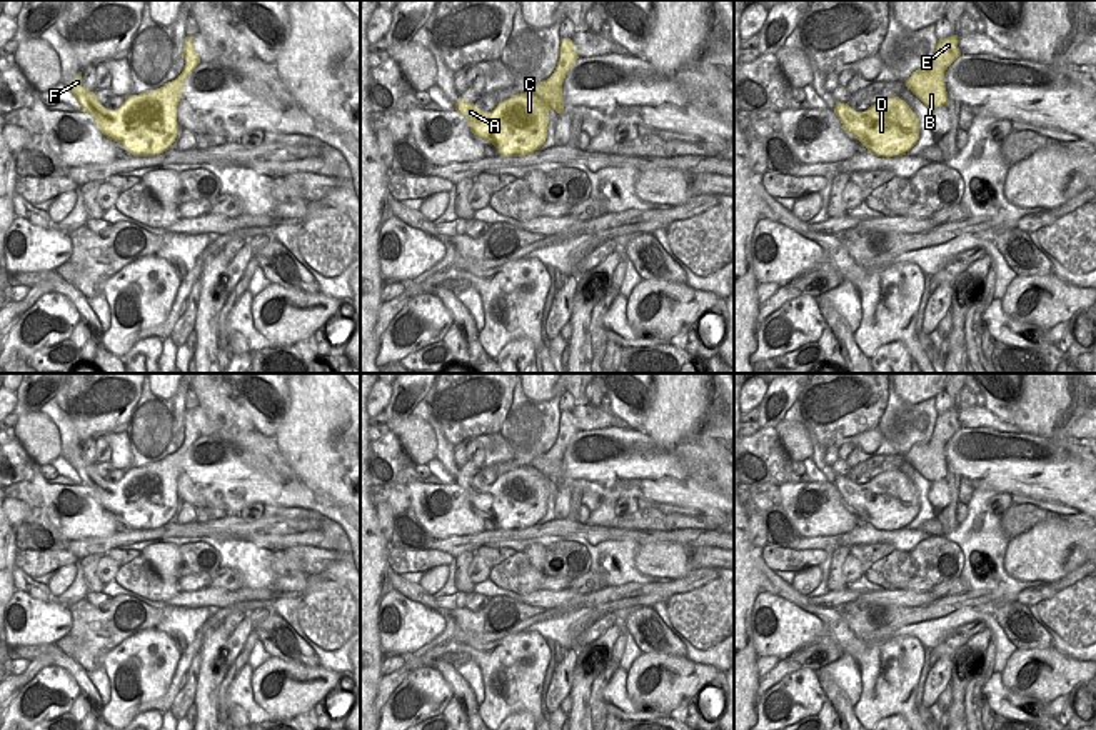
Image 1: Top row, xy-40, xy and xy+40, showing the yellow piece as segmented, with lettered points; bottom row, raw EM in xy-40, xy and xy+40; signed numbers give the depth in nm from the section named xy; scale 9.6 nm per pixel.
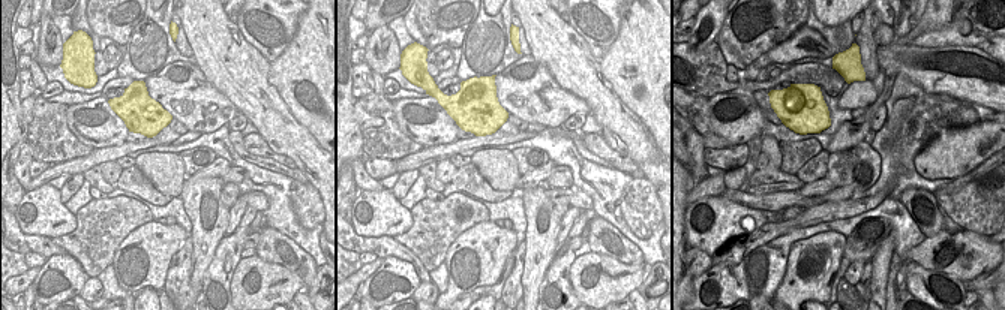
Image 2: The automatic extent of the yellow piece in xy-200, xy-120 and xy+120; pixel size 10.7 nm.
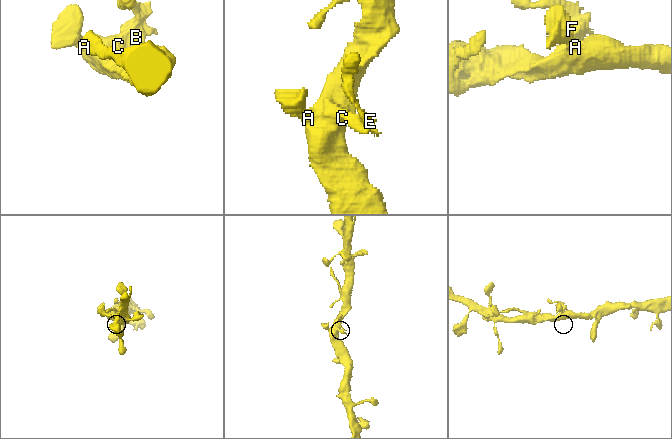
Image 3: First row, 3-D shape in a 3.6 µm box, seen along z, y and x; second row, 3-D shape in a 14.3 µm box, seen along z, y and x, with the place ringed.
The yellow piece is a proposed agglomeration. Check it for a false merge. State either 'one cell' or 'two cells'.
one cell

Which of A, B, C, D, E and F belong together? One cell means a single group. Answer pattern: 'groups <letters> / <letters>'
groups A B C D E F

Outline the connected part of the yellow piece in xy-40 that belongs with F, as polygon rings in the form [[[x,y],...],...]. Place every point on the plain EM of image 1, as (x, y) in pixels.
[[[185,410],[182,447],[157,463],[128,468],[118,483],[107,483],[82,460],[82,445],[72,453],[68,463],[78,473],[82,485],[95,492],[100,505],[122,517],[133,530],[155,530],[167,525],[178,508],[177,478],[182,458],[200,437],[192,420],[194,410]]]

